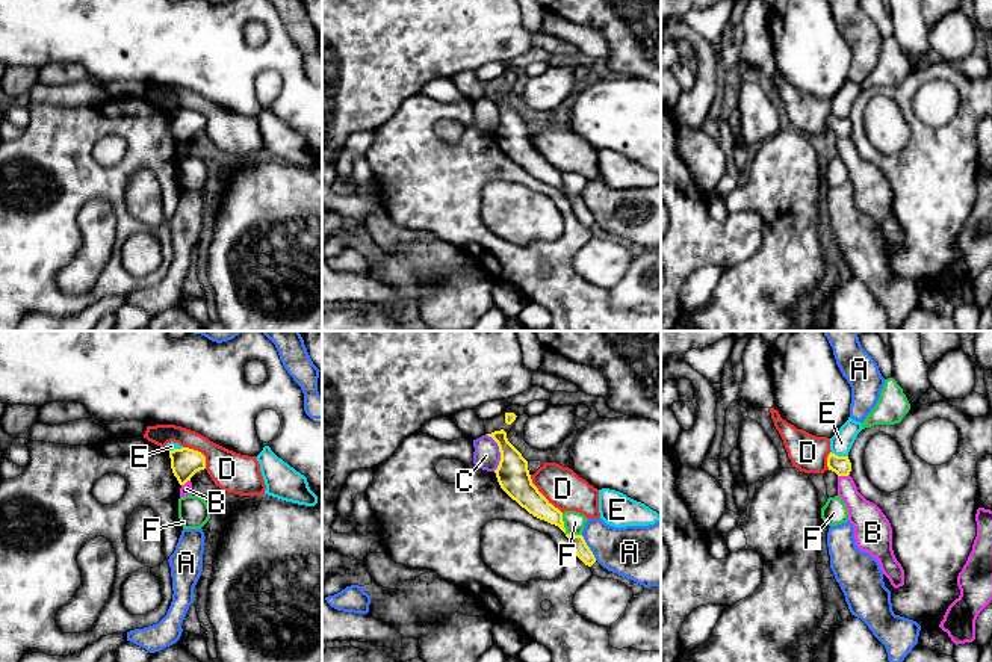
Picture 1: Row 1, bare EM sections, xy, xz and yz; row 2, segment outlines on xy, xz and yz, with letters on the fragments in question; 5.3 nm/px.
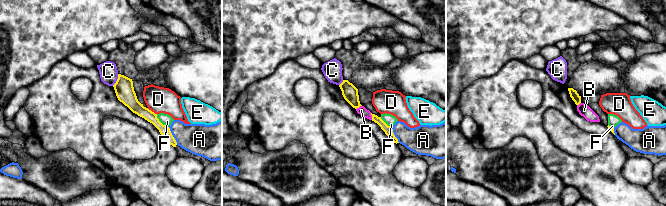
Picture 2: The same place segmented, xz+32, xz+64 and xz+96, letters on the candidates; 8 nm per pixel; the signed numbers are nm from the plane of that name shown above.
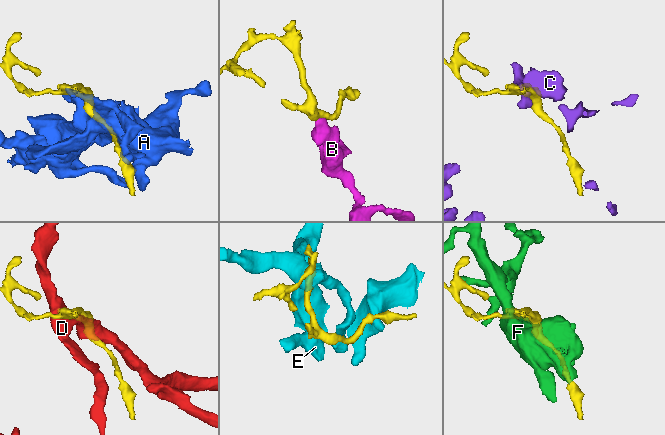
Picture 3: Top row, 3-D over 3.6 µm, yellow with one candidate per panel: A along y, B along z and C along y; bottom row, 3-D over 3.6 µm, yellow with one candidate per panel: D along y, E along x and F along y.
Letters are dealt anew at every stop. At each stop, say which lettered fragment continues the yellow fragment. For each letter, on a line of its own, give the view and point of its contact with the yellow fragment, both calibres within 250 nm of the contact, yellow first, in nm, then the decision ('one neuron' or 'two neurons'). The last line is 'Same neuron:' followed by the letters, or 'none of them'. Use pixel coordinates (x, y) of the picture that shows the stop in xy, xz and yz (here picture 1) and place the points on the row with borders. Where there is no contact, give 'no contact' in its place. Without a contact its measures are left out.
A: contact xz (588, 547); calibres 90 and 280 nm; two neurons
B: contact yz (843, 475); calibres 100 and 160 nm; two neurons
C: contact xz (499, 451); calibres 170 and 140 nm; two neurons
D: contact xz (542, 494); calibres 170 and 200 nm; two neurons
E: contact yz (840, 457); calibres 100 and 120 nm; two neurons
F: contact xz (564, 529); calibres 120 and 110 nm; two neurons
Same neuron: none of them

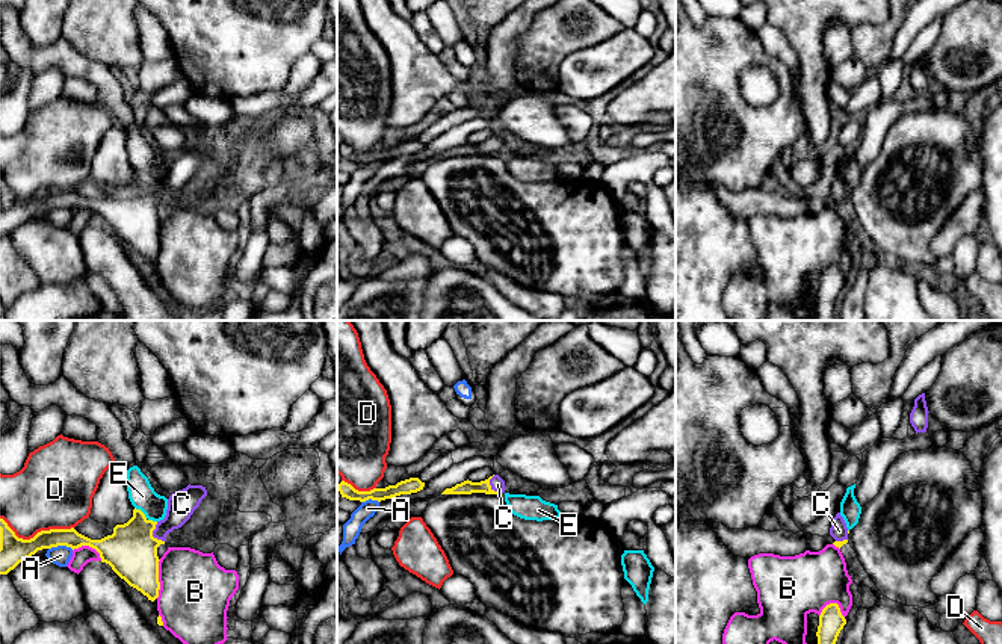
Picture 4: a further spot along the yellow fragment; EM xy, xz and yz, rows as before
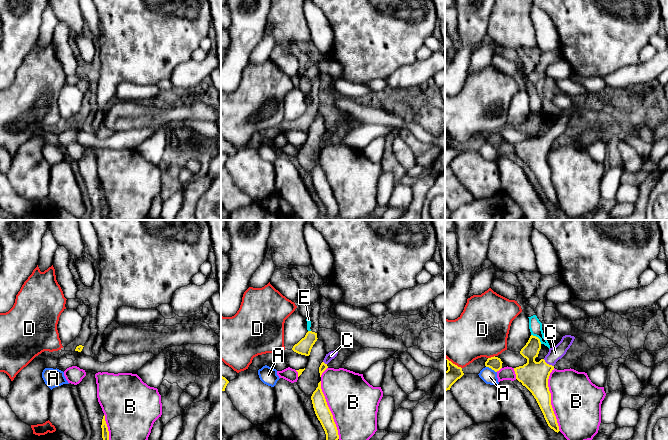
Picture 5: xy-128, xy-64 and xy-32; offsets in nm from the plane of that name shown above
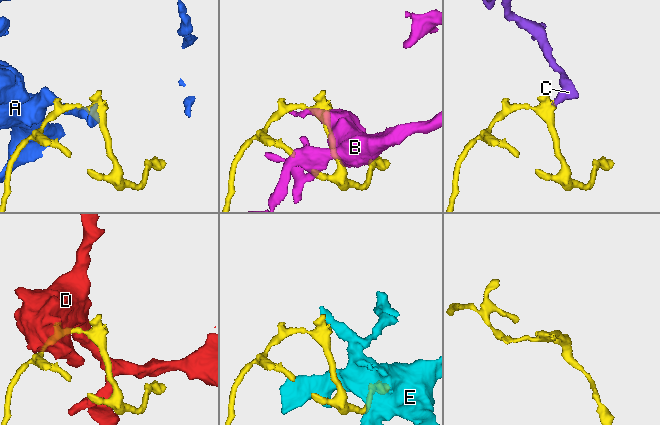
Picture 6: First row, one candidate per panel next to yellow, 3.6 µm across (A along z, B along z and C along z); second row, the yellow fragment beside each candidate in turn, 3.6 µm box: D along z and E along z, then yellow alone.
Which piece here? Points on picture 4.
A: contact xy (61, 544); calibres 140 and 110 nm; two neurons
B: contact xy (157, 579); calibres 280 and 380 nm; two neurons
C: contact xy (151, 534); calibres 280 and 150 nm; one neuron
D: contact xy (37, 534); calibres 140 and 400 nm; two neurons
E: contact xy (144, 516); calibres 280 and 140 nm; two neurons
Same neuron: C

